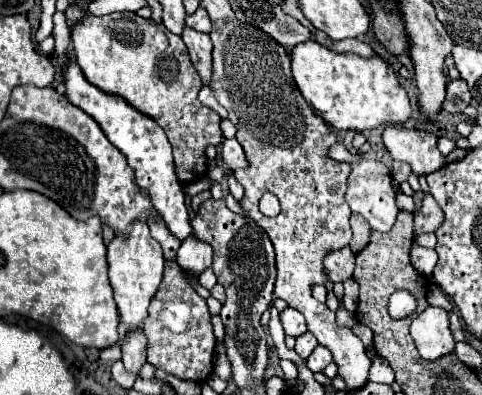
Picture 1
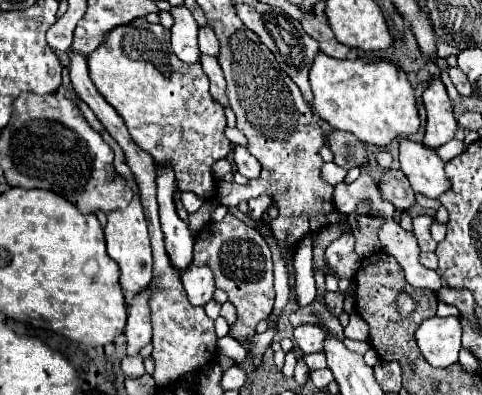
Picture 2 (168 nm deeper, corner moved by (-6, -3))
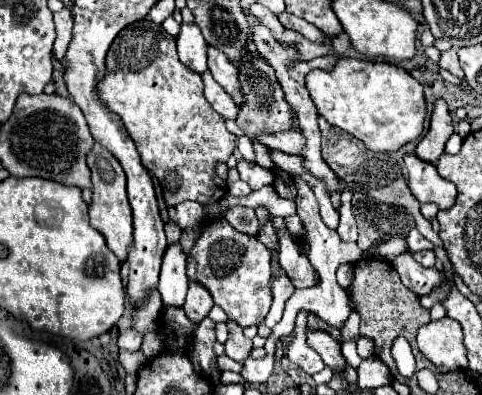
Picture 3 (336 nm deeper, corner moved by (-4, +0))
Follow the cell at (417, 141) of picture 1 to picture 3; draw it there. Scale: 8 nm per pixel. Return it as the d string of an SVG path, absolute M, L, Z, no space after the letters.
M415 152L405 154L403 162L409 172L409 188L419 202L433 202L441 210L447 210L455 204L455 184L437 176L437 168L433 162L421 160Z

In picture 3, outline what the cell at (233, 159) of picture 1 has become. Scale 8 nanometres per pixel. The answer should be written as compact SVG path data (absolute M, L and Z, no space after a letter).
M245 158L237 160L237 170L241 174L241 180L245 180L253 190L259 190L261 186L267 186L267 184L273 184L275 180L275 174L267 168L261 168L259 164L255 162L249 162Z

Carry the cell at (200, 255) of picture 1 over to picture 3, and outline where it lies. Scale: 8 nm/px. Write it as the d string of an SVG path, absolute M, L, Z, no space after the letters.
M189 282L189 290L187 290L187 298L185 298L185 314L193 320L193 322L201 322L209 310L213 306L213 298L209 296L209 290L201 288L201 284L197 282Z

